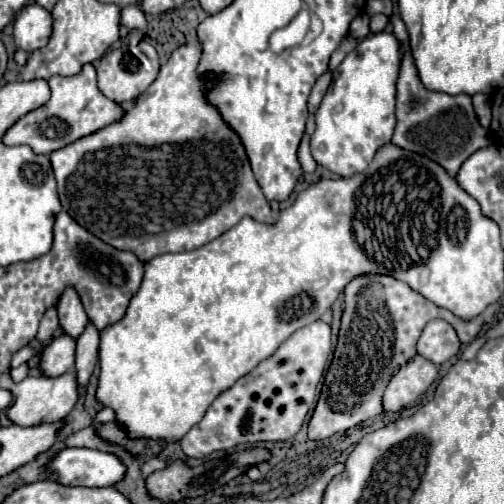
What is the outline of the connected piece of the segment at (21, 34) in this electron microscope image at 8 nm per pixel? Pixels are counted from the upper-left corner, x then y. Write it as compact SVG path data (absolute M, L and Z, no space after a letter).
M30 3L14 19L14 41L18 49L28 53L46 47L52 37L52 13L44 7Z

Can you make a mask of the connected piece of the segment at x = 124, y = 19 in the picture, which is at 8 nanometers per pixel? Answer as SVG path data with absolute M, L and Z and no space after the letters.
M130 5L121 10L121 24L130 30L143 30L147 27L148 22L137 5Z

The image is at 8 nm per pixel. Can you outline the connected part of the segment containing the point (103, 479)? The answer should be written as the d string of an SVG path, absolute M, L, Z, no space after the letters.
M64 449L48 465L48 469L64 485L112 487L126 475L126 465L114 455L98 449Z

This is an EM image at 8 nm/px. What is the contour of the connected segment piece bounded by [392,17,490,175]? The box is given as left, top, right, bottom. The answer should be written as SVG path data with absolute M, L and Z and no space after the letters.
M392 17L394 25L394 35L400 39L404 47L404 57L402 57L402 67L398 75L398 93L396 93L396 129L392 135L392 143L408 149L422 153L430 157L432 161L440 163L450 175L456 175L460 165L478 149L490 145L490 133L484 129L478 121L478 115L472 107L472 97L470 95L448 95L448 93L438 93L430 91L422 85L418 77L418 69L412 59L410 43L408 43L408 31L406 25L400 17Z

